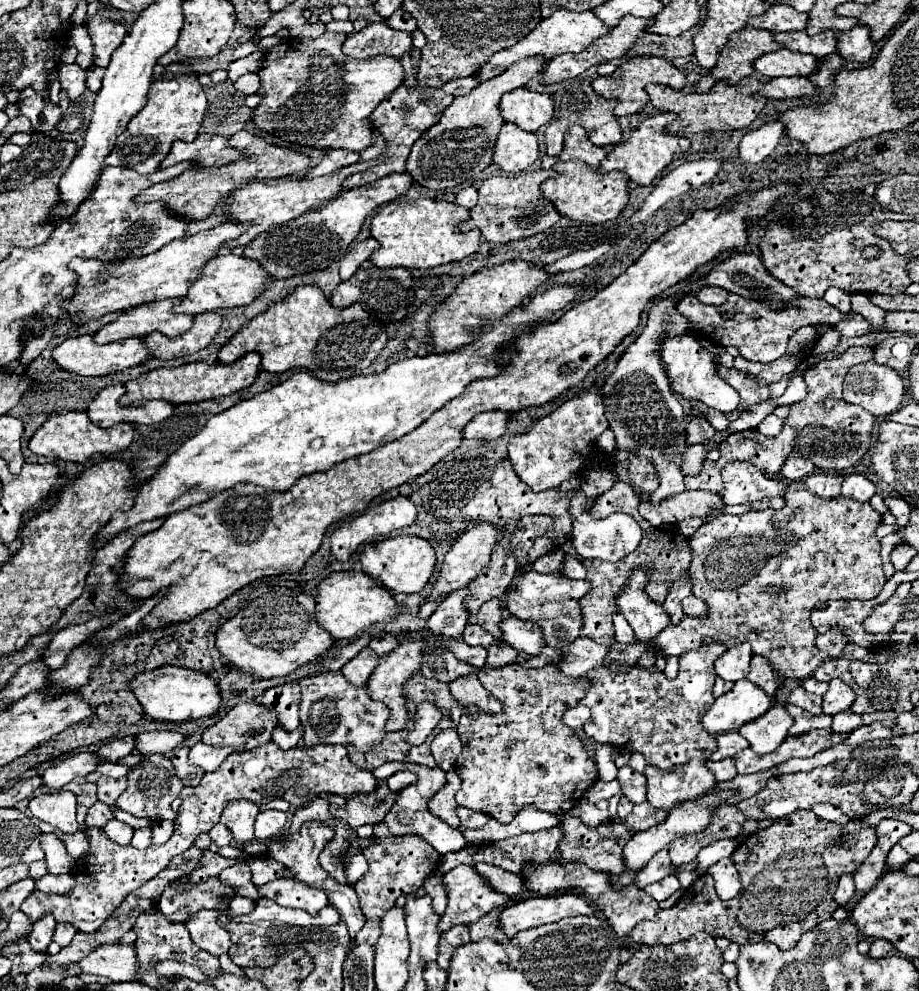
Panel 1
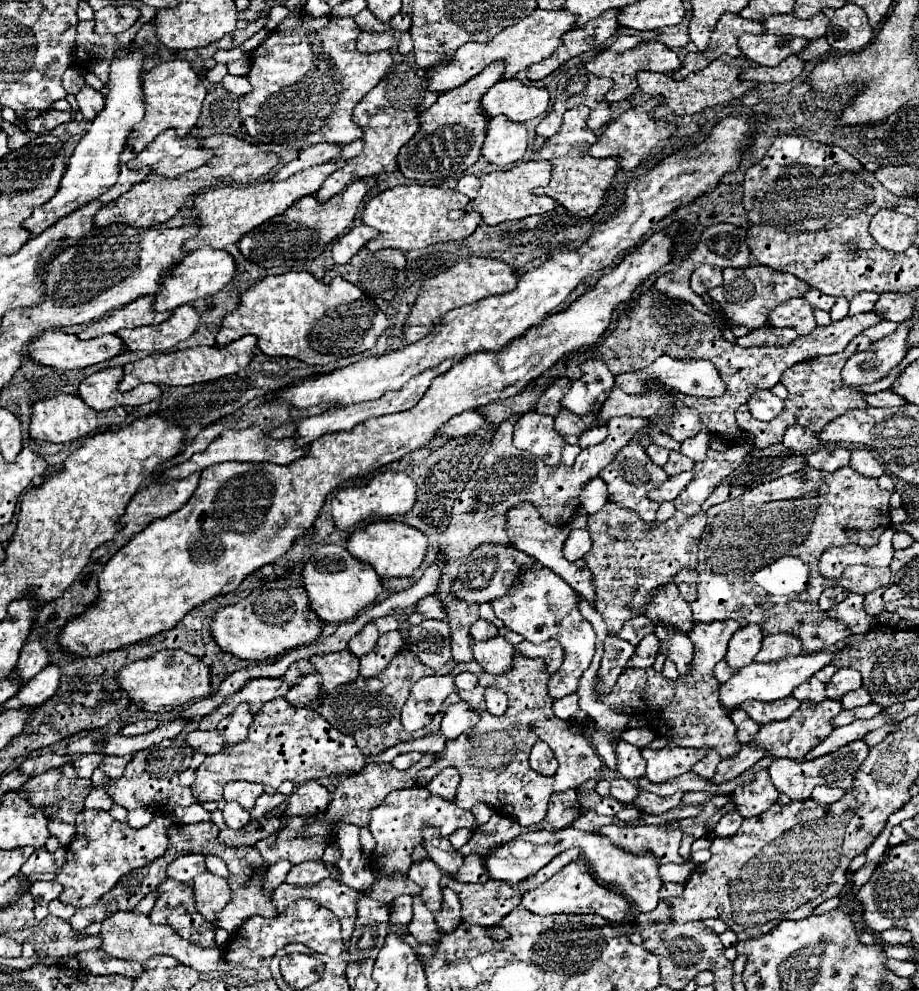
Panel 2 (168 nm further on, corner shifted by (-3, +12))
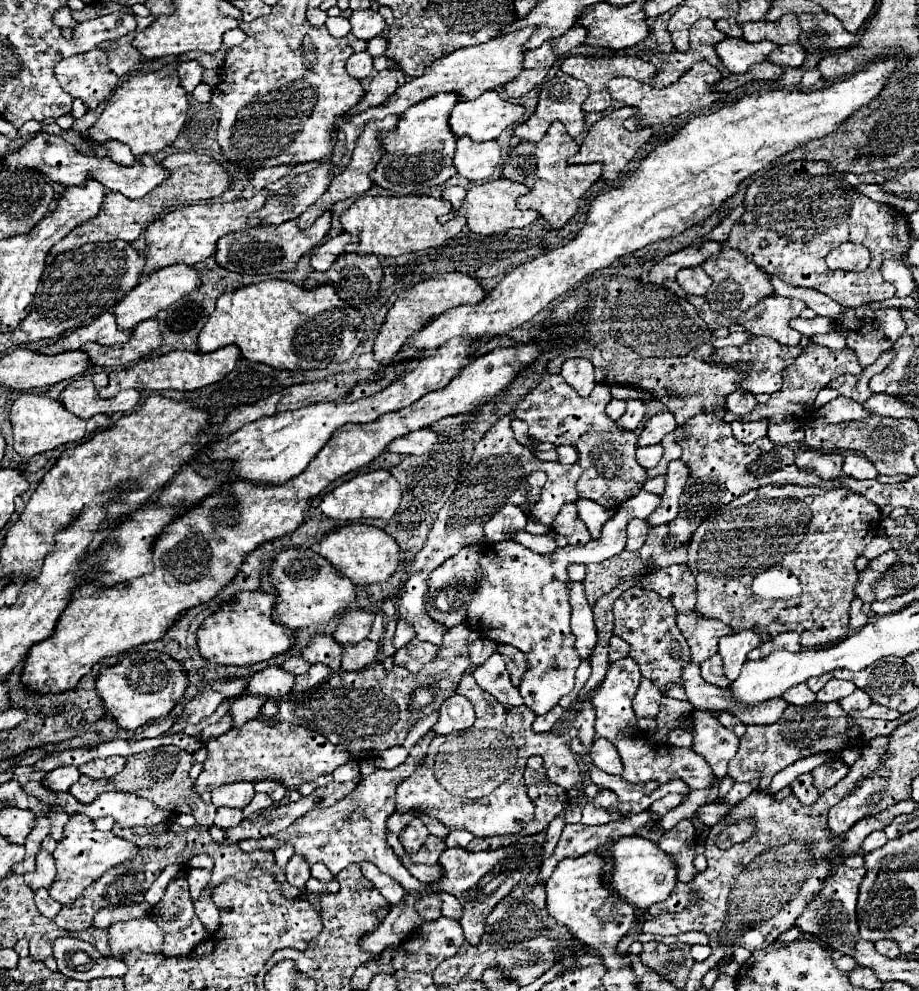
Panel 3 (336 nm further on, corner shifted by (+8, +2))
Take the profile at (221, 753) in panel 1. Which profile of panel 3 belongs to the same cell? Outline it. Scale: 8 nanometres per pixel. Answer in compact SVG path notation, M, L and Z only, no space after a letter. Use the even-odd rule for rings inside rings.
M240 697L230 705L230 717L232 717L232 727L240 729L246 721L254 719L260 713L260 707L264 705L266 699L260 697Z

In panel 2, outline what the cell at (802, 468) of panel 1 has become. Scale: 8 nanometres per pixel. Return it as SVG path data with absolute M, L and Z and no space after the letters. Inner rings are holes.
M793 425L783 435L783 445L797 453L809 453L819 445L819 437L811 433L811 429L803 429L801 425Z

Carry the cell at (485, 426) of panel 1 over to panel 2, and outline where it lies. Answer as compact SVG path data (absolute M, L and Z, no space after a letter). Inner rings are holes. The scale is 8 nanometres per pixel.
M467 411L467 413L459 413L455 417L451 417L451 421L447 421L447 425L443 425L443 429L439 431L439 435L443 437L459 437L459 435L469 435L473 433L477 427L483 427L487 421L475 413L475 411Z

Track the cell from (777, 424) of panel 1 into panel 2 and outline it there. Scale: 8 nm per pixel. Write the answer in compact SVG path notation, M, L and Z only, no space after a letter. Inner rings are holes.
M761 389L761 391L753 393L751 399L747 399L747 407L749 407L749 413L751 413L755 419L769 421L769 419L773 419L775 415L781 413L783 401L781 401L777 395L773 395L771 391Z

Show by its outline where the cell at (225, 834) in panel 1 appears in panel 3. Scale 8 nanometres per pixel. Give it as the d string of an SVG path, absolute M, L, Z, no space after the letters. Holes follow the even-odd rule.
M220 807L220 809L216 811L216 821L214 821L214 825L216 825L216 827L230 829L230 827L236 827L240 821L242 821L242 809Z

